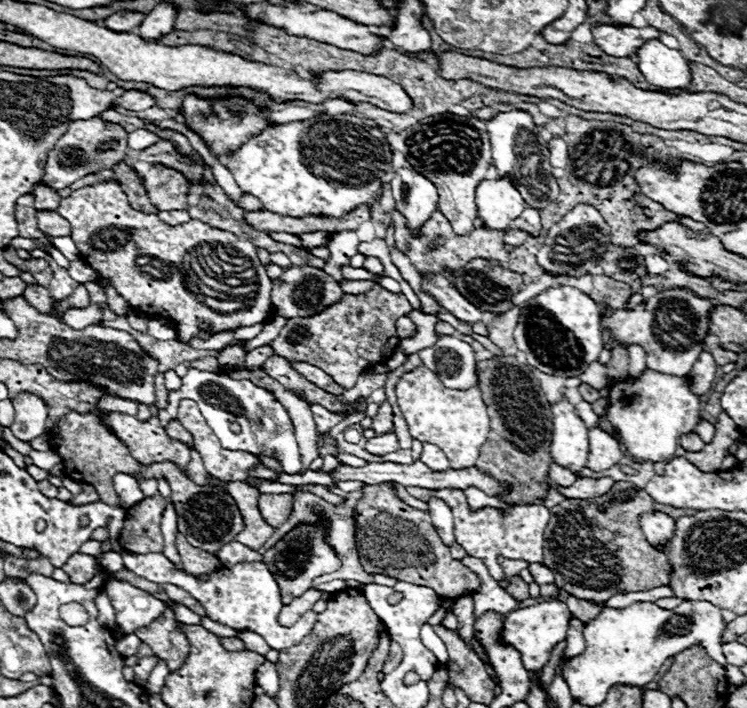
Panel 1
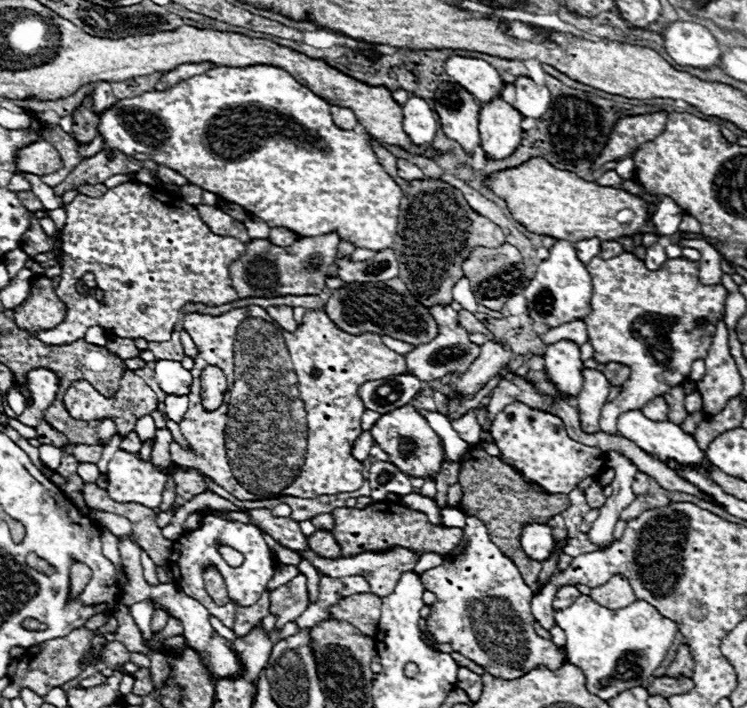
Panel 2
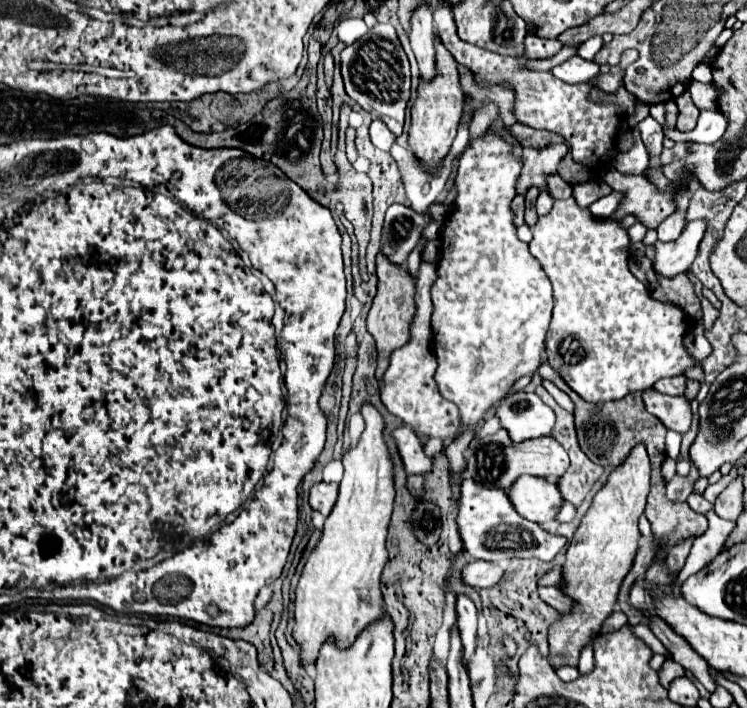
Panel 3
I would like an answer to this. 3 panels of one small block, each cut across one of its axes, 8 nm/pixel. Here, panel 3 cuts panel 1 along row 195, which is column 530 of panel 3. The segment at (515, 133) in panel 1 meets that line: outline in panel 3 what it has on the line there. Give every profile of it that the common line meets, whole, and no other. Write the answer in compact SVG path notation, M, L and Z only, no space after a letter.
M464 478L458 490L458 530L464 542L464 550L480 560L498 562L506 558L538 558L552 562L556 554L564 548L566 538L546 532L540 524L534 524L518 516L514 504L504 490L484 488L470 478Z

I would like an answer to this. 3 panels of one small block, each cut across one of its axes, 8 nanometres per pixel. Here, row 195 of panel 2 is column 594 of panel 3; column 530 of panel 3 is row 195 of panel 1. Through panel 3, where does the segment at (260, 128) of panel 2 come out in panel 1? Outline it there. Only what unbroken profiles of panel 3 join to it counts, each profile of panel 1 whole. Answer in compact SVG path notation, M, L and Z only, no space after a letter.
M242 192L238 206L240 206L244 212L258 212L258 210L264 210L262 202L260 202L256 196L248 194L248 192Z

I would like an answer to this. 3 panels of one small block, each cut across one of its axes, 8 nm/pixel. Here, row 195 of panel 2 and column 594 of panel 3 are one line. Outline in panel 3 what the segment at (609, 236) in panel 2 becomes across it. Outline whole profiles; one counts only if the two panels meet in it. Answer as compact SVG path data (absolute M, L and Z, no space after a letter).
M638 444L630 450L630 456L610 472L608 480L594 496L566 550L562 592L574 598L576 606L570 614L562 614L562 618L548 630L552 666L576 666L580 650L588 644L592 634L598 634L604 618L614 610L618 588L628 570L632 568L638 550L638 518L644 514L648 490L650 462L646 446Z

